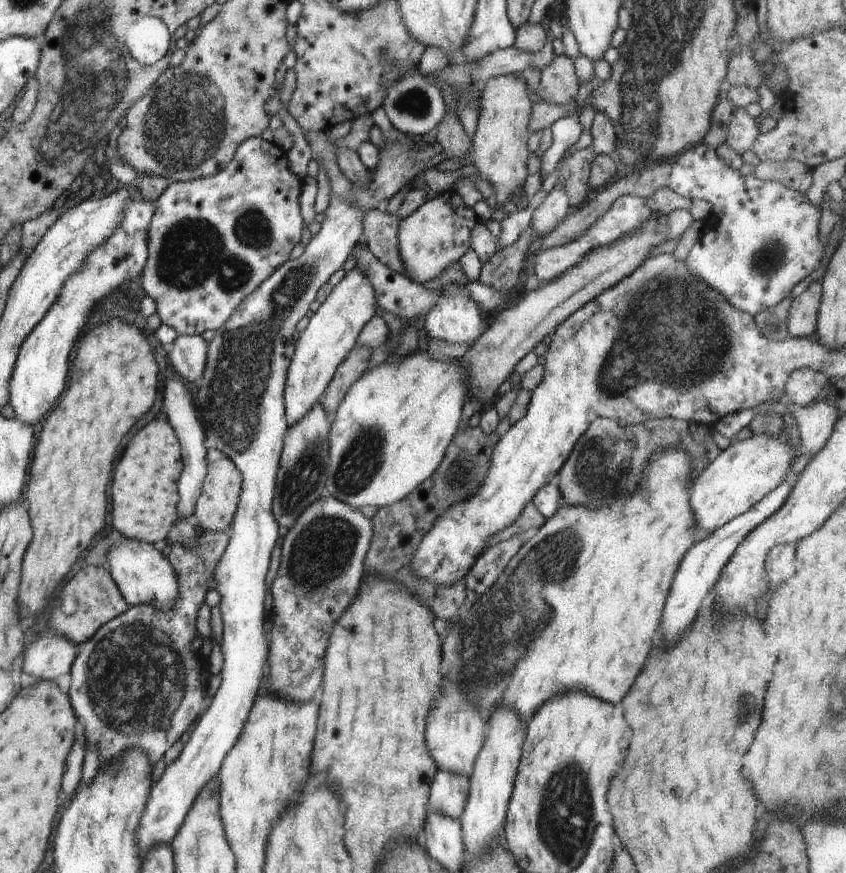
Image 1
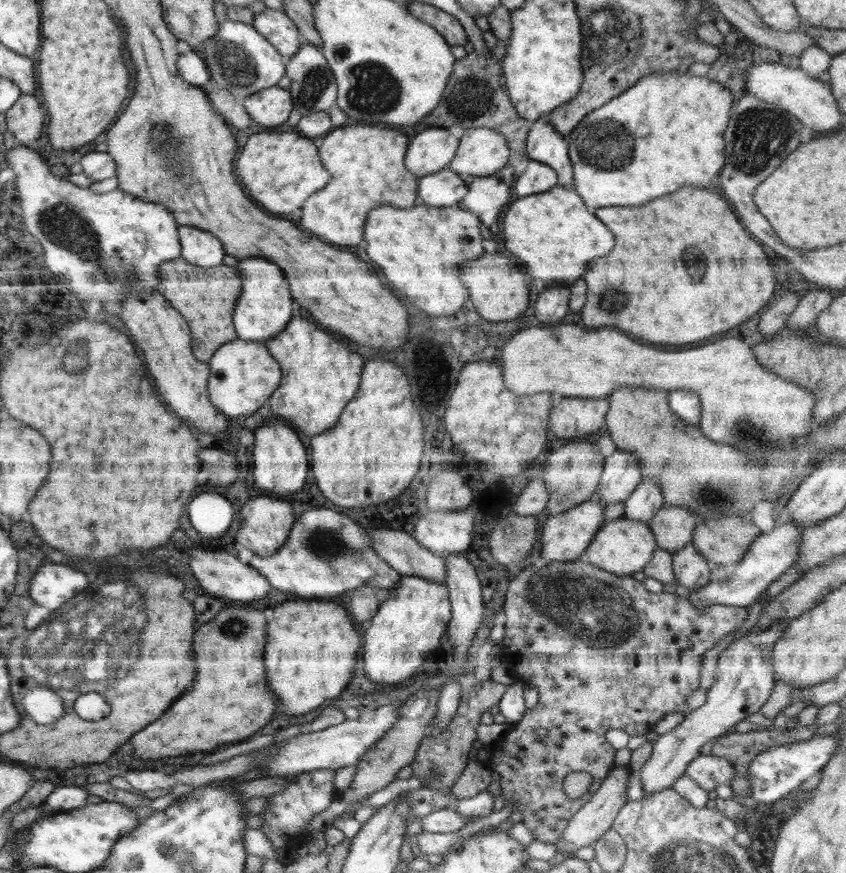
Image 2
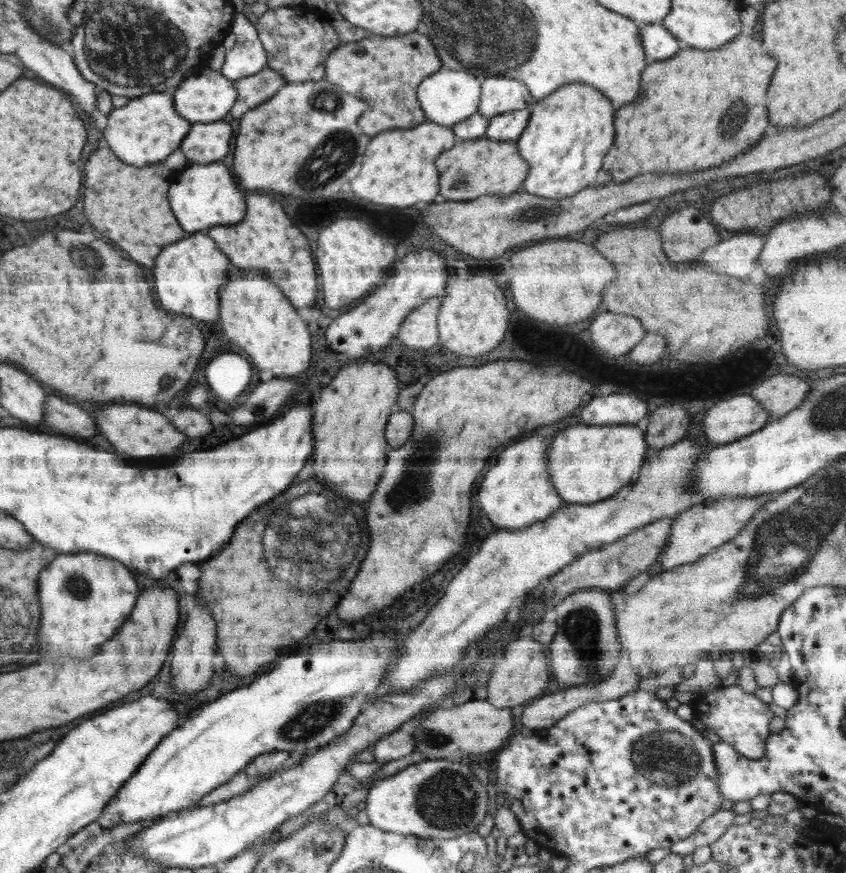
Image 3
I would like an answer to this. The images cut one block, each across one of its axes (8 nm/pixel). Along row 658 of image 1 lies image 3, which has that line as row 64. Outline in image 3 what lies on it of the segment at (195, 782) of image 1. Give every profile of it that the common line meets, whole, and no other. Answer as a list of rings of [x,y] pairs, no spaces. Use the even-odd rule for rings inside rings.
[[[236,12],[232,19],[230,32],[236,34],[236,41],[232,48],[225,54],[224,65],[219,70],[228,80],[234,81],[247,76],[252,76],[267,67],[267,54],[257,35],[257,28],[240,12]]]

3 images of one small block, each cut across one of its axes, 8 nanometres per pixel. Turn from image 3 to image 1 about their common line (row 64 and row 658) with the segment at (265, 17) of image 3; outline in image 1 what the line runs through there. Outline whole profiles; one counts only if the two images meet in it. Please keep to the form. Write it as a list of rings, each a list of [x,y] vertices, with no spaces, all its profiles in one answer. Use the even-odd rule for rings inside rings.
[[[322,495],[298,516],[298,522],[288,530],[288,534],[280,544],[282,547],[280,568],[272,584],[273,618],[271,624],[265,624],[269,642],[267,657],[269,672],[261,688],[270,688],[270,692],[276,693],[278,698],[286,698],[298,704],[318,700],[330,632],[334,624],[344,616],[346,608],[350,608],[356,594],[360,592],[364,579],[364,557],[370,548],[372,535],[373,526],[370,519],[359,510],[332,496]]]

